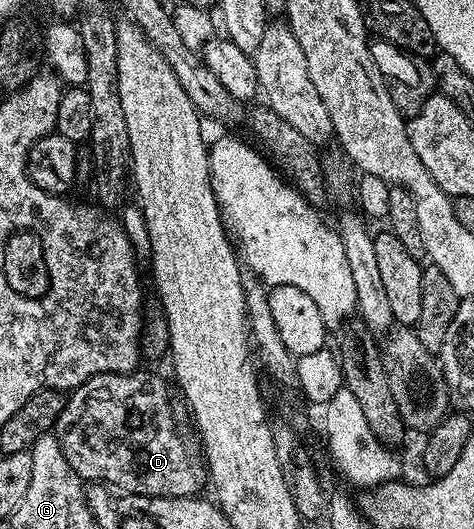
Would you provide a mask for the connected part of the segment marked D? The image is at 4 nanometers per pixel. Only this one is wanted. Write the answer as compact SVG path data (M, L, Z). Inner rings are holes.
M99 373L71 390L54 430L66 455L66 463L74 467L88 483L107 483L138 497L191 497L197 492L202 465L192 458L182 434L176 430L168 385L152 373Z

